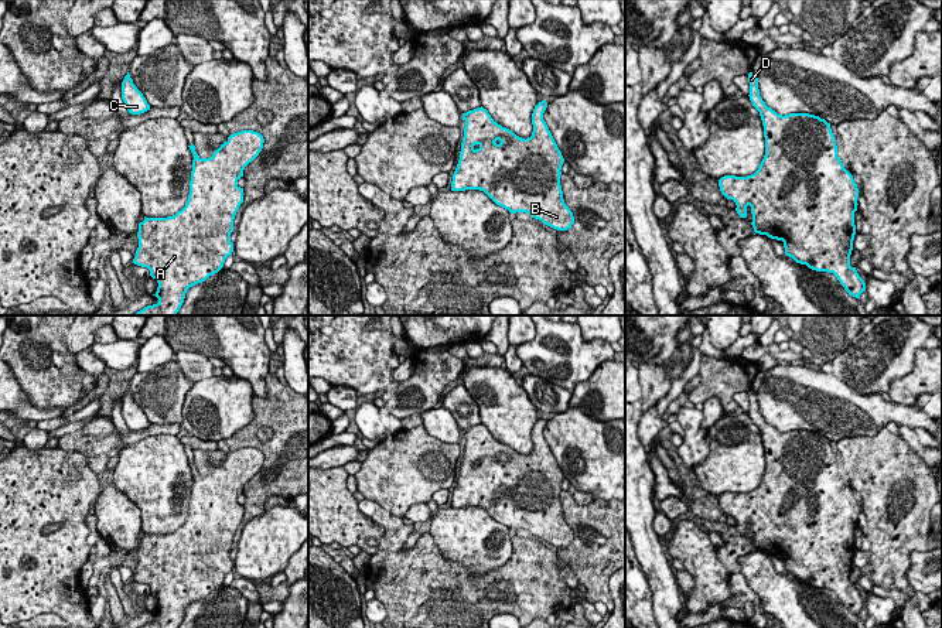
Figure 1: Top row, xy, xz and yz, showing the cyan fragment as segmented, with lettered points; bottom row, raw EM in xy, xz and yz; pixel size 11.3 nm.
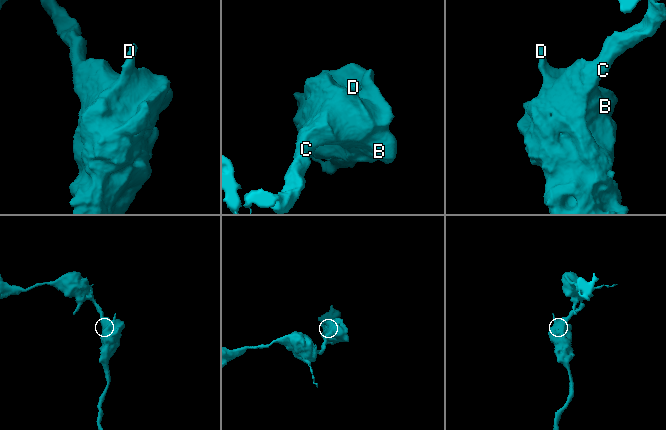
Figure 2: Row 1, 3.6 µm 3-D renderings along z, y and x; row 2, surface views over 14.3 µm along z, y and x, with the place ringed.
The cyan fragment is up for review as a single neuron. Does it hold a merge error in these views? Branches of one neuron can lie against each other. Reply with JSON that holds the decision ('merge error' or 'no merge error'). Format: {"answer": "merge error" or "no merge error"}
{"answer": "no merge error"}

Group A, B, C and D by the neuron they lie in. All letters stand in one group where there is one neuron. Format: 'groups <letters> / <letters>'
groups A B C D

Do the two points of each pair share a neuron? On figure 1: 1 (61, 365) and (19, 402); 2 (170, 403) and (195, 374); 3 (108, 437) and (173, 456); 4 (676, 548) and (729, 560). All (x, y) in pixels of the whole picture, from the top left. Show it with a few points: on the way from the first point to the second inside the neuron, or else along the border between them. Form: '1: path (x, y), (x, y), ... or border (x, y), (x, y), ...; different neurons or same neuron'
1: border (14, 376), (19, 386), (36, 406), (58, 408); different neurons
2: border (174, 358), (193, 384); different neurons
3: border (129, 444), (120, 451), (119, 461), (113, 468); different neurons
4: border (716, 549), (716, 556), (729, 576); different neurons

